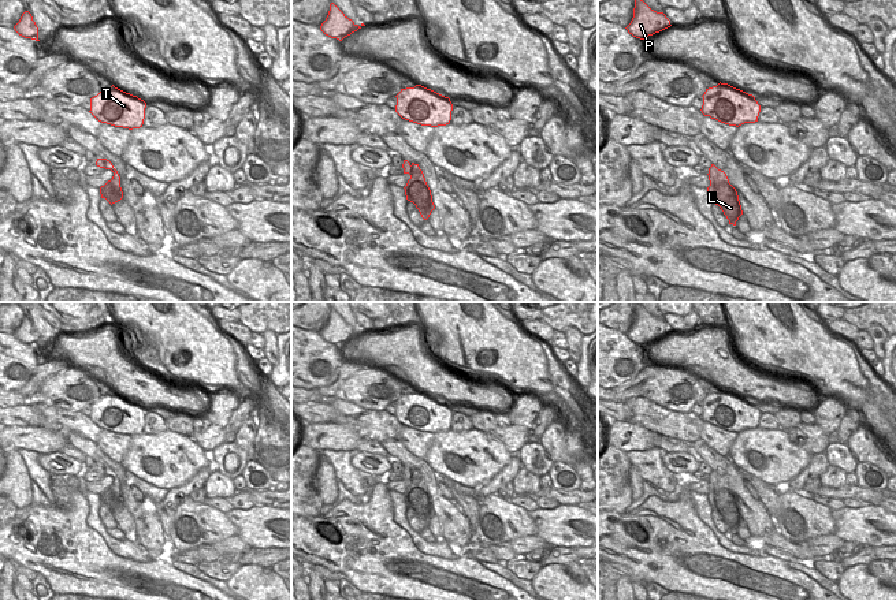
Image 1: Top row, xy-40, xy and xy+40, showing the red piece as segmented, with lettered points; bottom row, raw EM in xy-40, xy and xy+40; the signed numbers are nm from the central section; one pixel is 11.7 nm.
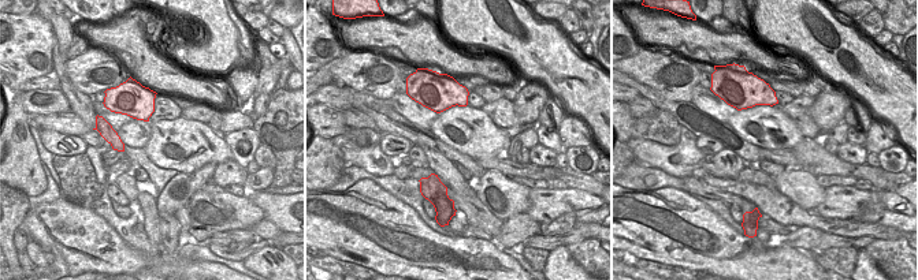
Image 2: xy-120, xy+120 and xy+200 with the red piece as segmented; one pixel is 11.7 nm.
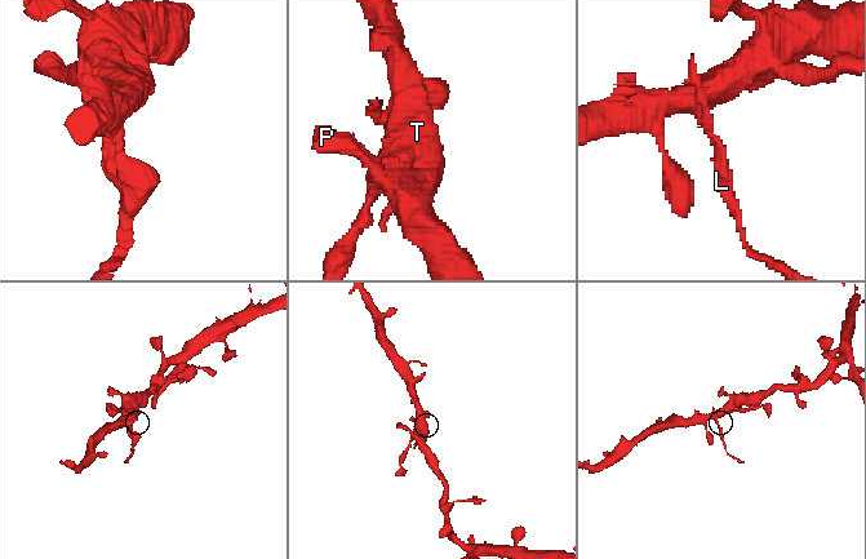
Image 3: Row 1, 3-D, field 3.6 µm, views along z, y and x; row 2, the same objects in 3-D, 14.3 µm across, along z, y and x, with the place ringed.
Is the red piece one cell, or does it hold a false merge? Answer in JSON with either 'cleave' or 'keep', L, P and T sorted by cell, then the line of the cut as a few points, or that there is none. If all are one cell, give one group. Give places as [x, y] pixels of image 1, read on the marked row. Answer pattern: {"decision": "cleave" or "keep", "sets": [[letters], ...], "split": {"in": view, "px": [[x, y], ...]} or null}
{"decision": "cleave", "sets": [["L"], ["P", "T"]], "split": {"in": "xy", "px": [[411, 166], [415, 171], [422, 172]]}}

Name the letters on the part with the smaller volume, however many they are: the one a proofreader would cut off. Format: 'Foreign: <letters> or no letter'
Foreign: L

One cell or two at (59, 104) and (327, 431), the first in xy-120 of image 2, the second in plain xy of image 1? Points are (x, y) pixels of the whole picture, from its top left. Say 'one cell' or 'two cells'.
two cells

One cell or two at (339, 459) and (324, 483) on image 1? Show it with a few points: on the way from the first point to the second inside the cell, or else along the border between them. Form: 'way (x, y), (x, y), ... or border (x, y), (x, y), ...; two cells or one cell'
border (320, 454), (331, 465), (337, 480); two cells

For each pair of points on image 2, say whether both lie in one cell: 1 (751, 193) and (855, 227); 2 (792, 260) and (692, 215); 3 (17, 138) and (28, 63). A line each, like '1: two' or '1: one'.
1: one
2: one
3: one

